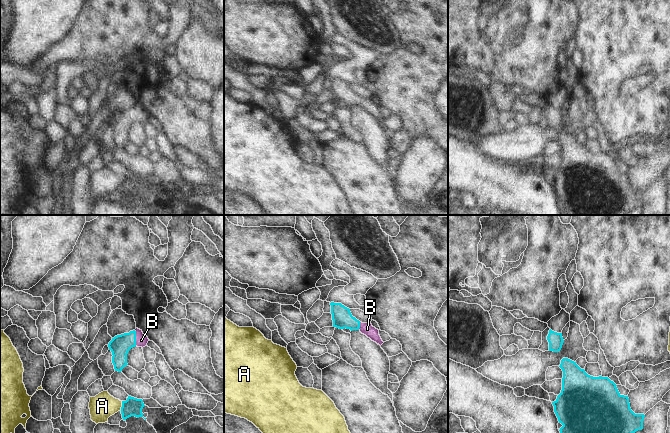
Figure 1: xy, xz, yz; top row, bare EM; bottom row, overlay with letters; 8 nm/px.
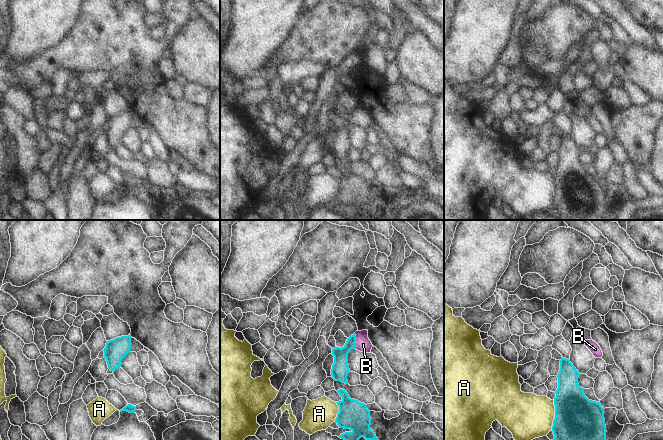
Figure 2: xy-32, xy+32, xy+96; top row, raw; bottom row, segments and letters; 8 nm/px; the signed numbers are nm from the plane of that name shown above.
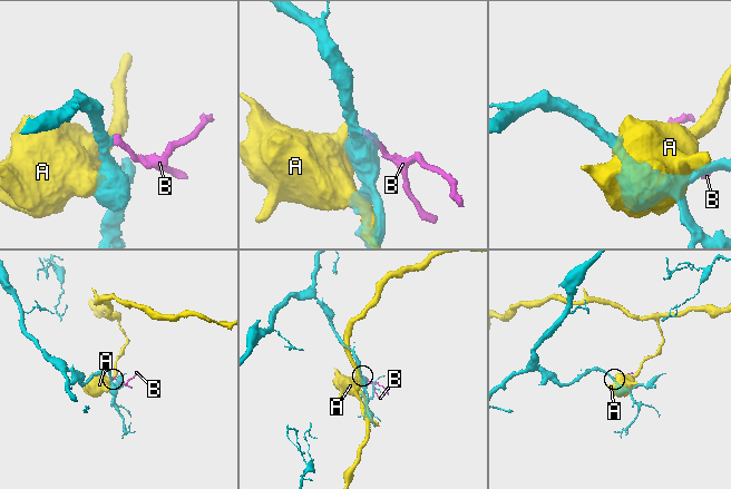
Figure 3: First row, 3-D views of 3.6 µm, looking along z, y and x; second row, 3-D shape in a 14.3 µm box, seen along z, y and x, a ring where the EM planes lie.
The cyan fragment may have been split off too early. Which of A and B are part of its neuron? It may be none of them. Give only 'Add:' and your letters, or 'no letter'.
Add: B

